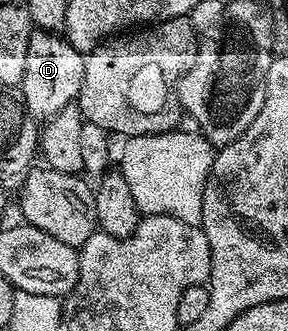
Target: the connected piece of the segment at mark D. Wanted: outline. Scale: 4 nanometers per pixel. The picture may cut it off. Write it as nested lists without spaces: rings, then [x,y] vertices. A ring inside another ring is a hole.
[[[33,28],[26,47],[26,71],[22,71],[18,86],[18,92],[33,119],[43,123],[79,98],[84,59],[85,54],[75,49],[59,32]]]

